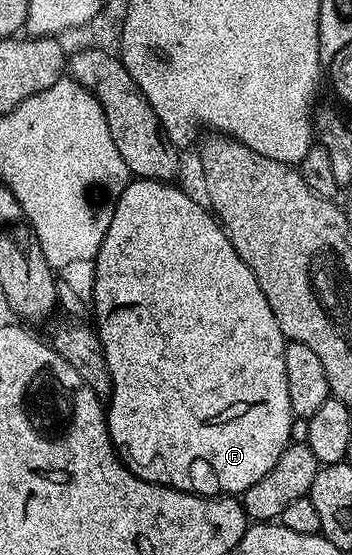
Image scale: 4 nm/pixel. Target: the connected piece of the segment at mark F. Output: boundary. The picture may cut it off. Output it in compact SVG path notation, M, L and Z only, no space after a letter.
M133 177L122 196L118 196L114 216L110 216L110 228L106 228L106 236L102 236L102 248L98 248L91 267L90 306L92 310L96 309L94 329L100 335L100 343L106 352L112 381L112 393L106 402L108 435L124 467L142 480L185 490L188 494L240 496L246 488L250 488L250 484L262 480L262 476L278 464L278 456L282 456L284 449L290 445L290 424L294 415L290 408L290 392L286 392L286 339L278 328L278 320L274 320L274 312L270 312L270 304L266 304L266 296L254 272L246 268L216 215L203 201L200 202L195 202L172 182Z

